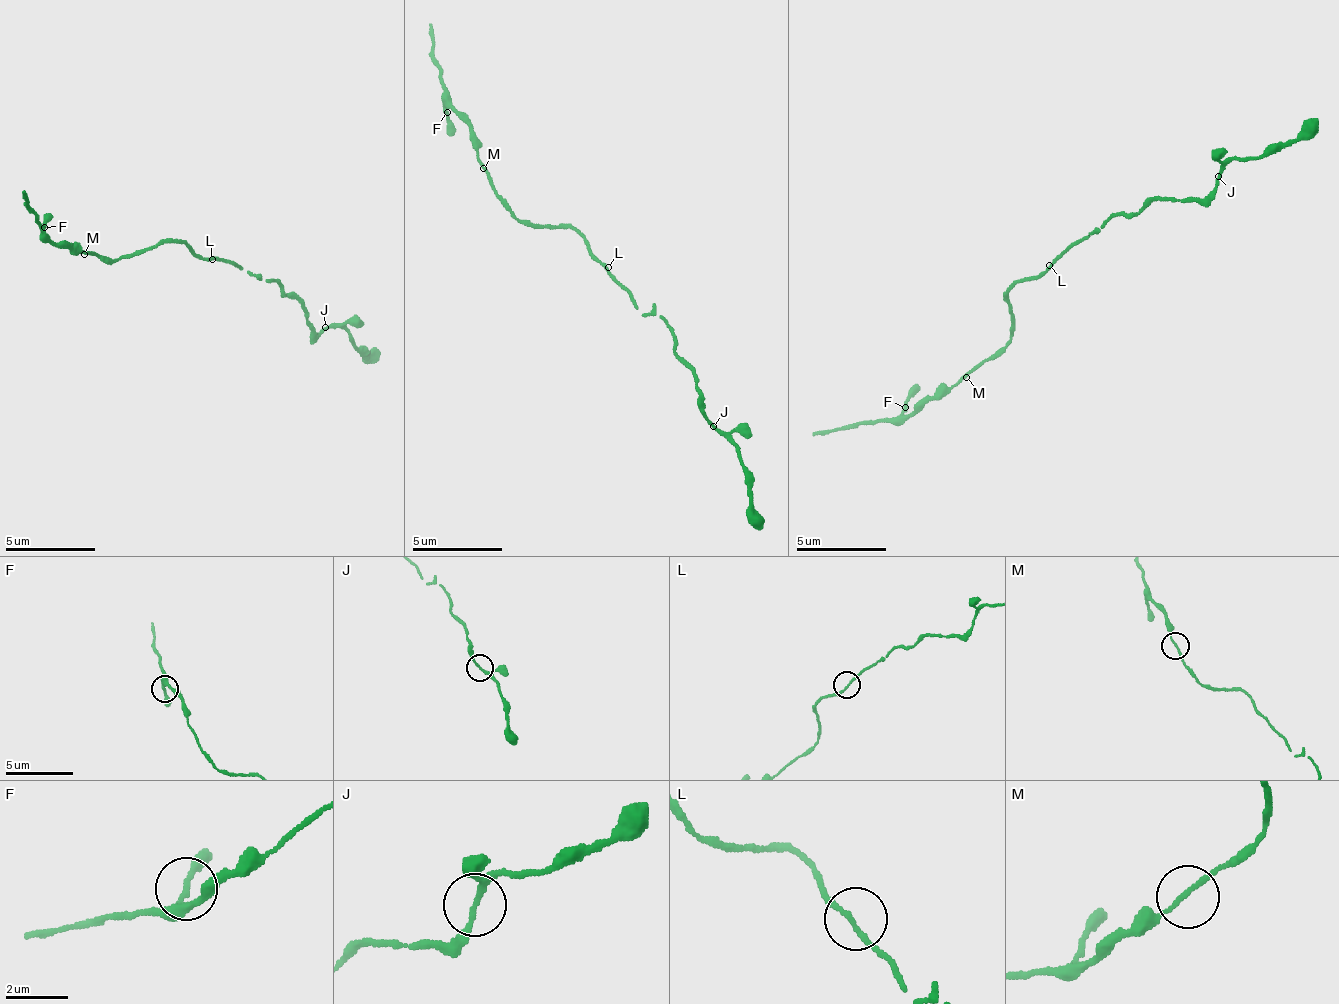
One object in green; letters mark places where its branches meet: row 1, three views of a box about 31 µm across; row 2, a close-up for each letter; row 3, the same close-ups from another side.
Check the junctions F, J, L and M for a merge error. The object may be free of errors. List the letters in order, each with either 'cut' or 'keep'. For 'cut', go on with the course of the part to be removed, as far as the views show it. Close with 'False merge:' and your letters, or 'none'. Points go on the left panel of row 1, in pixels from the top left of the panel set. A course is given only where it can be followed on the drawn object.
F: keep
J: keep
L: keep
M: keep
False merge: none

